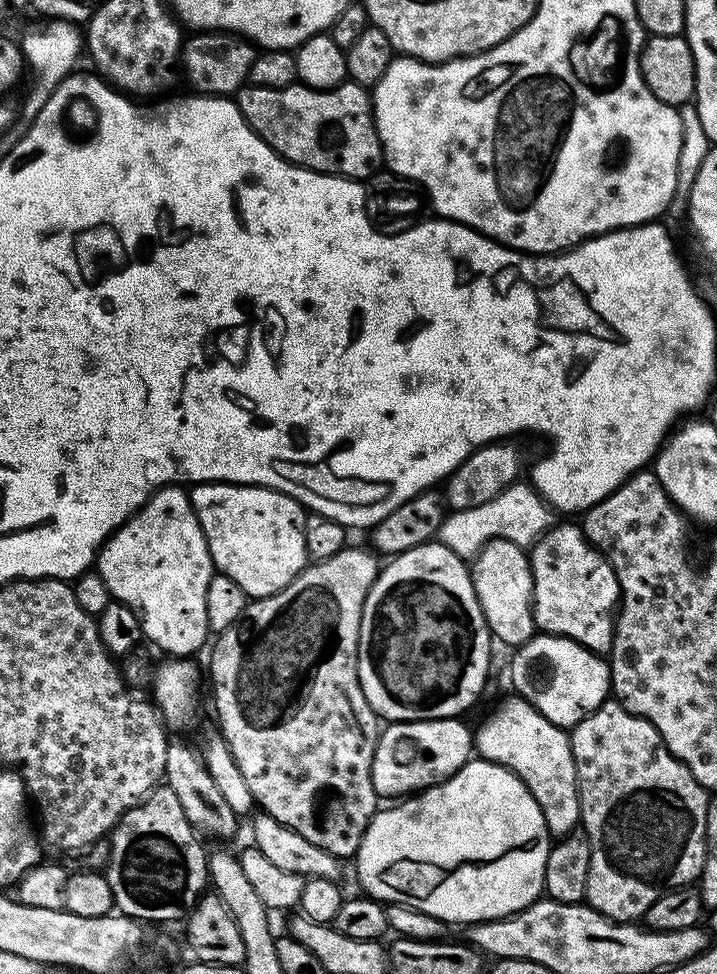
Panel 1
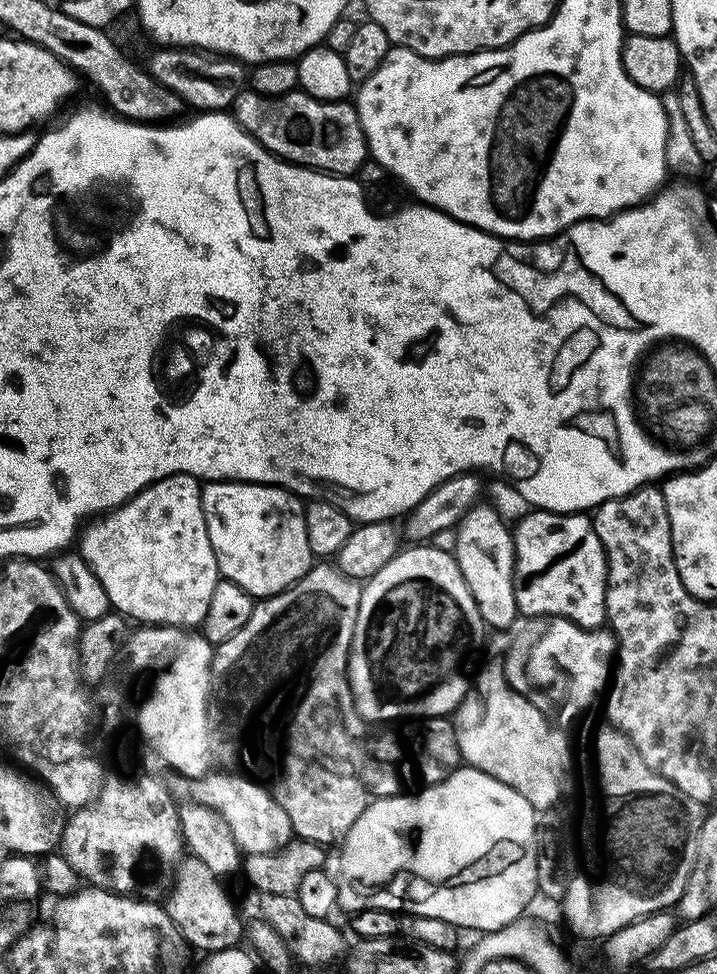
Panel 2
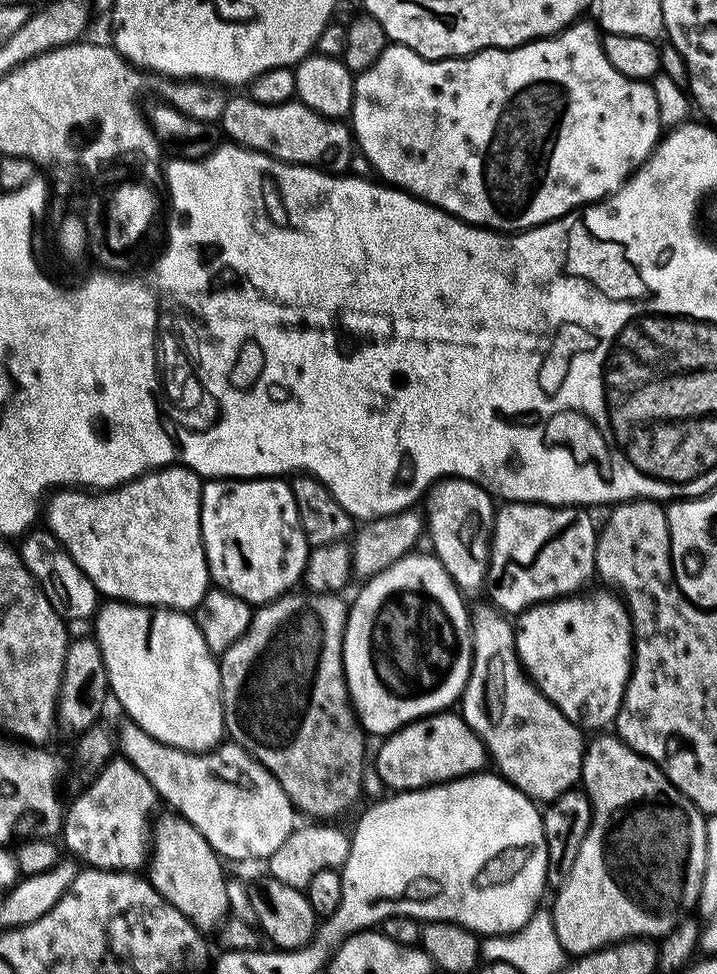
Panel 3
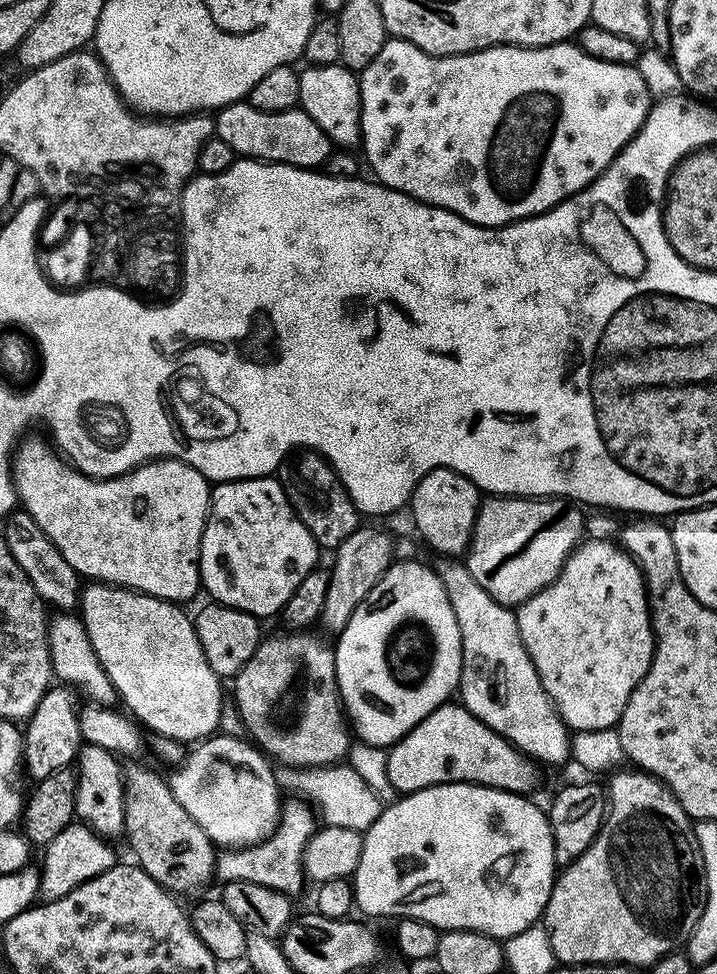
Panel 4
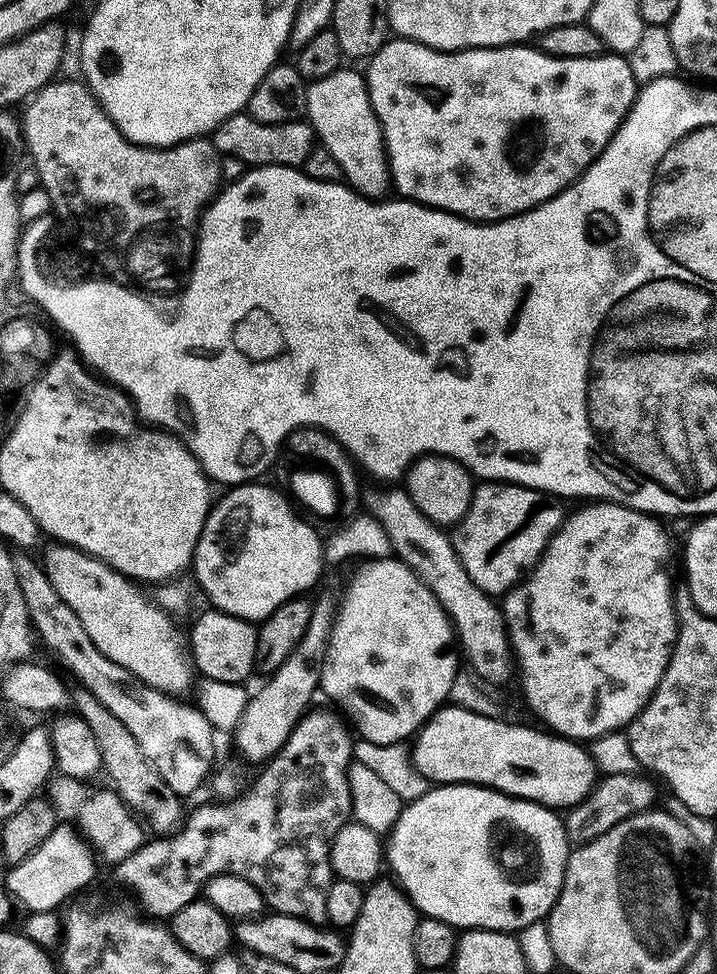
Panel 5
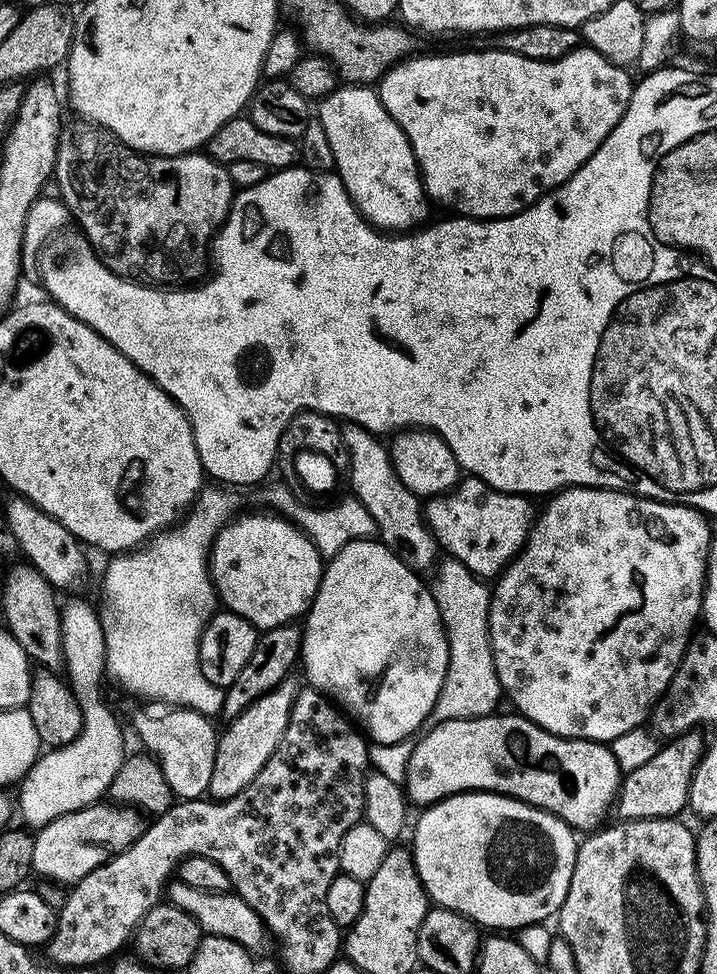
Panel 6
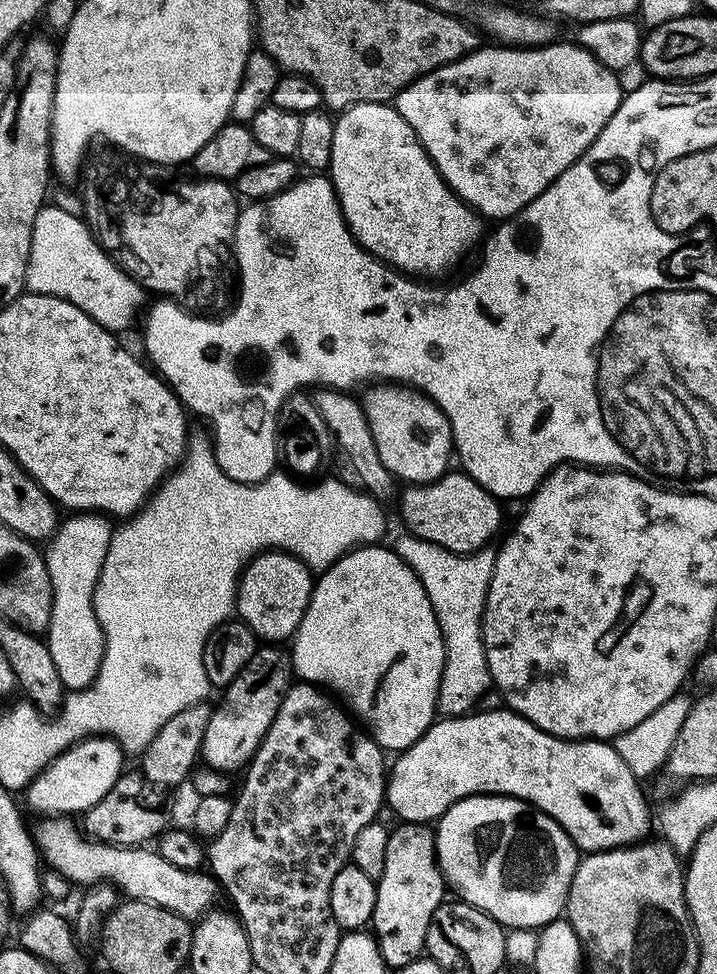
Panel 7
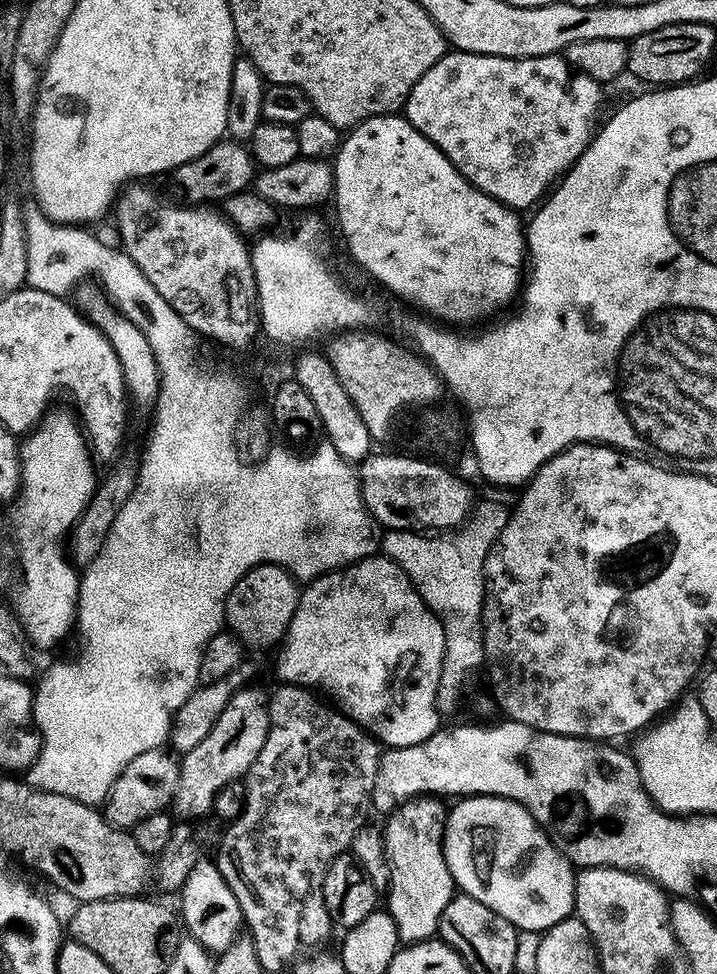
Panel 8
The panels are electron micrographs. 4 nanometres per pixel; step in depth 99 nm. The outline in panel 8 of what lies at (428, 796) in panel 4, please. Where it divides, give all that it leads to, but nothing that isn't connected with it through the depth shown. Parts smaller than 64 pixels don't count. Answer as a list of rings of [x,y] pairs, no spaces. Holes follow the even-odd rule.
[[[470,796],[463,799],[459,804],[461,805],[454,812],[456,826],[452,830],[452,846],[448,846],[446,850],[448,853],[448,865],[452,870],[452,876],[456,879],[457,889],[463,895],[473,896],[478,902],[490,906],[490,910],[502,914],[502,918],[506,918],[506,922],[510,922],[522,932],[539,932],[543,934],[558,922],[569,919],[576,907],[576,872],[574,867],[572,868],[573,861],[571,859],[568,861],[556,849],[555,842],[540,829],[542,827],[541,821],[533,816],[524,805],[517,804],[515,800],[503,800],[500,796]]]

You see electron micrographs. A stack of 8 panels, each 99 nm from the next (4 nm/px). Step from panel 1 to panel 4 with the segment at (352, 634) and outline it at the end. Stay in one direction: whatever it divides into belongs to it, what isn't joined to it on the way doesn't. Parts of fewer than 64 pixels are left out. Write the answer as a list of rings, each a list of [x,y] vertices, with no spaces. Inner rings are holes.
[[[283,630],[277,636],[265,635],[261,639],[258,650],[254,650],[254,658],[250,658],[250,662],[246,662],[246,666],[242,666],[242,670],[234,677],[234,684],[236,684],[236,701],[234,707],[236,713],[240,716],[240,722],[243,731],[250,737],[252,744],[256,746],[264,754],[264,756],[271,758],[277,764],[289,764],[290,767],[296,768],[316,768],[324,765],[335,765],[341,763],[347,757],[350,738],[350,724],[346,719],[344,705],[340,699],[340,688],[336,685],[336,653],[333,645],[328,644],[323,640],[323,635],[315,636],[312,630]],[[324,724],[324,736],[318,729]]]

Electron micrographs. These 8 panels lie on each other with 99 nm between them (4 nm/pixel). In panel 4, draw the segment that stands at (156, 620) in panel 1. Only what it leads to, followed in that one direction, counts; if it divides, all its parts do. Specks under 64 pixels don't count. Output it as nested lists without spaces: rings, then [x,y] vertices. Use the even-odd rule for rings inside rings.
[[[24,438],[19,441],[18,447],[12,458],[12,483],[16,485],[16,495],[19,503],[22,505],[23,511],[30,514],[30,518],[34,518],[34,522],[38,522],[38,526],[42,526],[42,530],[46,534],[46,538],[50,538],[50,542],[54,542],[54,546],[58,546],[58,550],[62,554],[62,558],[66,558],[66,562],[70,562],[72,569],[81,577],[87,578],[92,582],[103,582],[105,584],[118,584],[122,588],[131,588],[133,592],[144,592],[148,596],[157,596],[163,600],[170,600],[173,602],[185,602],[197,591],[201,591],[202,585],[200,582],[200,543],[202,542],[202,534],[204,533],[204,524],[208,520],[208,510],[210,507],[210,481],[197,470],[194,466],[184,463],[183,460],[149,460],[147,464],[141,464],[139,468],[132,469],[131,472],[123,472],[120,476],[110,476],[107,478],[97,478],[94,476],[87,476],[86,473],[78,471],[73,468],[71,463],[47,439],[44,440],[28,440]]]

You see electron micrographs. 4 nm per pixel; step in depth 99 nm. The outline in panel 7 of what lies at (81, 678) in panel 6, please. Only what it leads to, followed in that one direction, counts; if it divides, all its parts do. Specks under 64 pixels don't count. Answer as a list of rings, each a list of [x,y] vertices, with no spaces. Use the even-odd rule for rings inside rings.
[[[75,513],[67,518],[65,523],[63,521],[57,527],[44,552],[52,588],[51,618],[44,641],[50,650],[54,666],[62,677],[65,689],[76,691],[88,688],[93,683],[97,674],[100,673],[101,663],[104,660],[105,636],[102,634],[101,624],[94,610],[93,596],[112,541],[114,526],[111,519],[103,513]],[[88,737],[61,752],[43,772],[31,781],[24,795],[29,806],[44,816],[82,814],[109,793],[123,775],[126,759],[123,749],[112,737]]]

